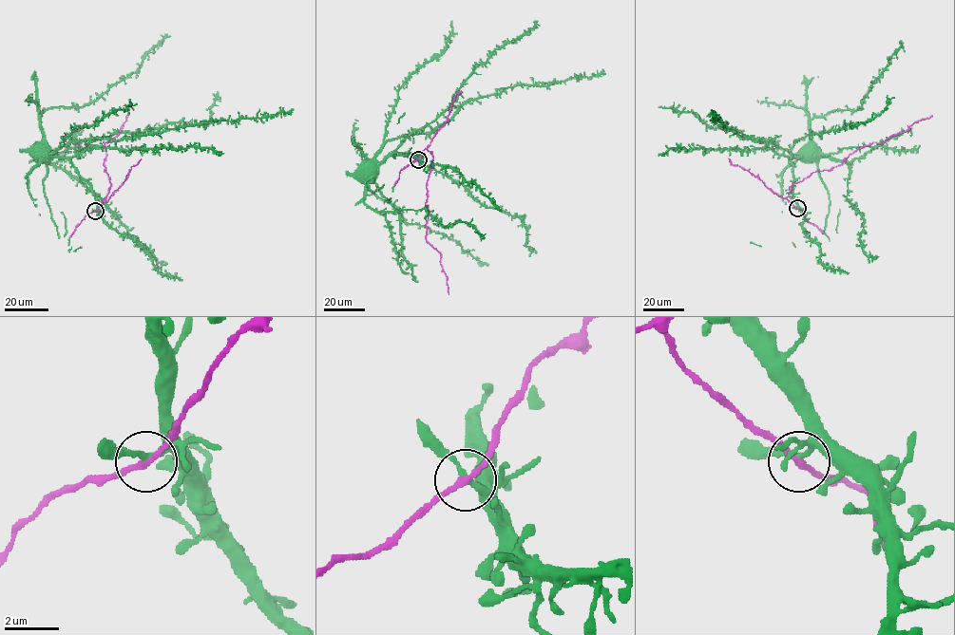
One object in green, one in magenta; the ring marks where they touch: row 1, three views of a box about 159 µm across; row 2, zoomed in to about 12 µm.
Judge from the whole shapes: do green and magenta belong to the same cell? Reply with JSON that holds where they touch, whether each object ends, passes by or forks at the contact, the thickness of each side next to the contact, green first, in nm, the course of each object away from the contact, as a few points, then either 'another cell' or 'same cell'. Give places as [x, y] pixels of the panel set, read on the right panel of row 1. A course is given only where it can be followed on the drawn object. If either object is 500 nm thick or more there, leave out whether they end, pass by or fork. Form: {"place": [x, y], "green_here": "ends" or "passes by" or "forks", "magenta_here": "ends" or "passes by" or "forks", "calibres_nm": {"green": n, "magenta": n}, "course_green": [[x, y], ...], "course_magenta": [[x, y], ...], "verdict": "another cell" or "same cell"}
{"place": [797, 208], "green_here": "passes by", "magenta_here": "passes by", "calibres_nm": {"green": 190, "magenta": 200}, "course_green": [[797, 208], [792, 160], [799, 157], [784, 151], [772, 140], [737, 135], [712, 112]], "course_magenta": [[797, 208], [787, 197], [795, 183], [813, 172], [839, 166], [864, 145], [883, 142], [932, 116]], "verdict": "same cell"}

